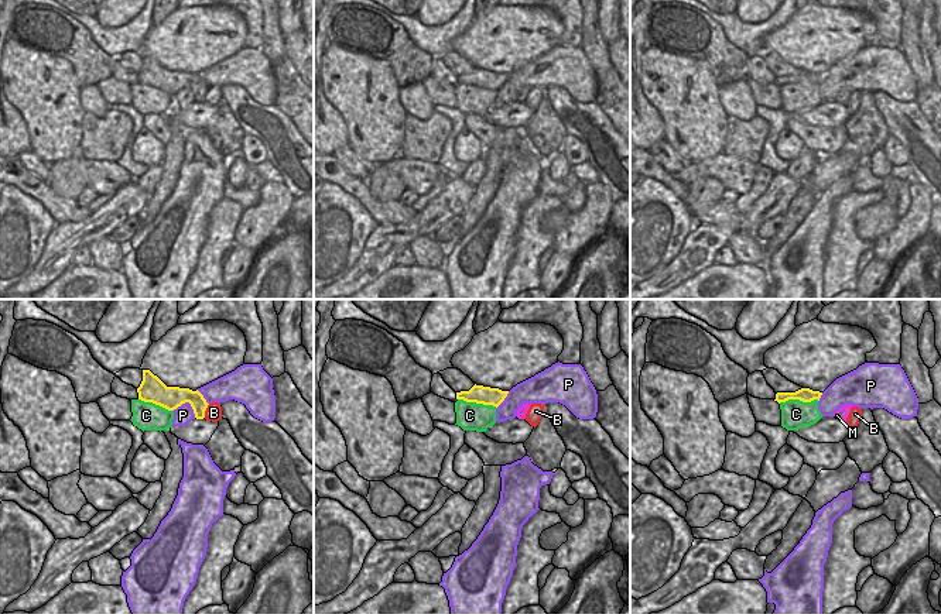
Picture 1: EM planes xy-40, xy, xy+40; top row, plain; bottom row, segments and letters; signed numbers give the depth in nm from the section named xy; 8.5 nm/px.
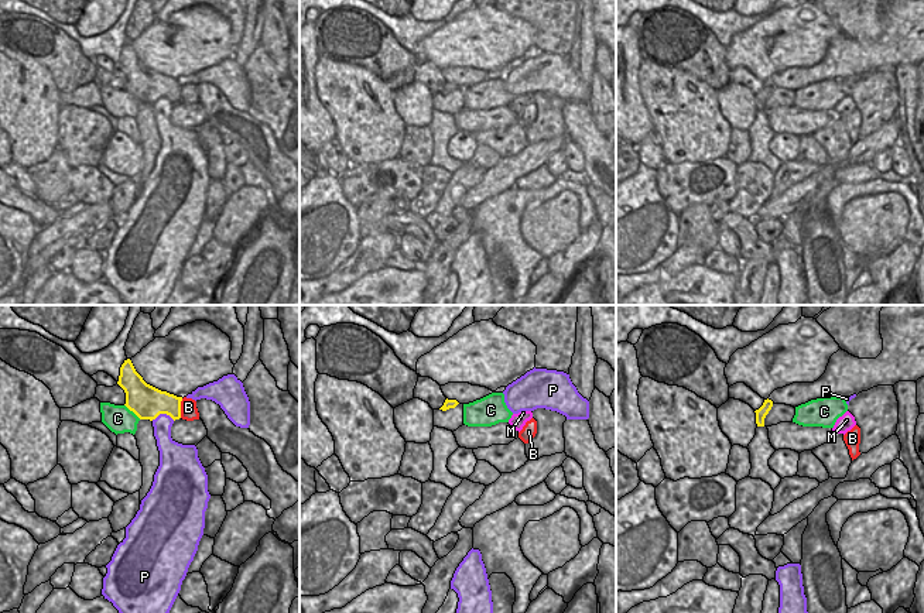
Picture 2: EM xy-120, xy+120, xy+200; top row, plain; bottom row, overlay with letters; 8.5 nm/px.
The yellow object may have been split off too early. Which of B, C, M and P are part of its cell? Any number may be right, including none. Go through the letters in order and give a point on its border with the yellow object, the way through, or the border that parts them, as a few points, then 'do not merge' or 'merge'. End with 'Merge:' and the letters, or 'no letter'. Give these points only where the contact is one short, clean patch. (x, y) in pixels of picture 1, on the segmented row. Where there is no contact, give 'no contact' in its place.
B: contact xy-40 (205, 410); border xy-40 (209, 404), (204, 417); do not merge
C: contact xy+40 (799, 398); do not merge
M: no contact; merge
P: contact xy-40 (188, 401); do not merge
Merge: M

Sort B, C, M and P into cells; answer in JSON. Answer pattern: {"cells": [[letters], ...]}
{"cells": [["B"], ["C"], ["M"], ["P"]]}

